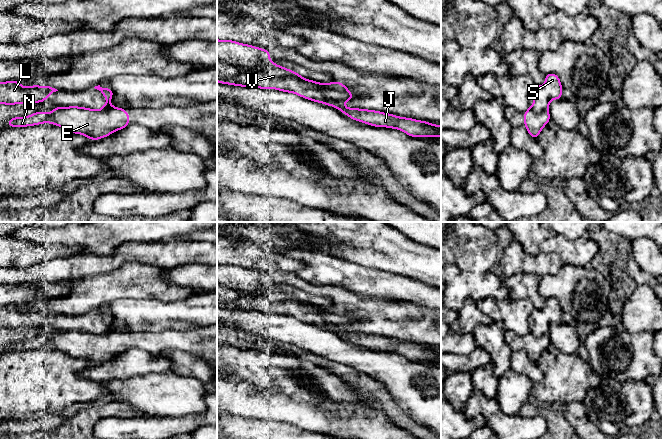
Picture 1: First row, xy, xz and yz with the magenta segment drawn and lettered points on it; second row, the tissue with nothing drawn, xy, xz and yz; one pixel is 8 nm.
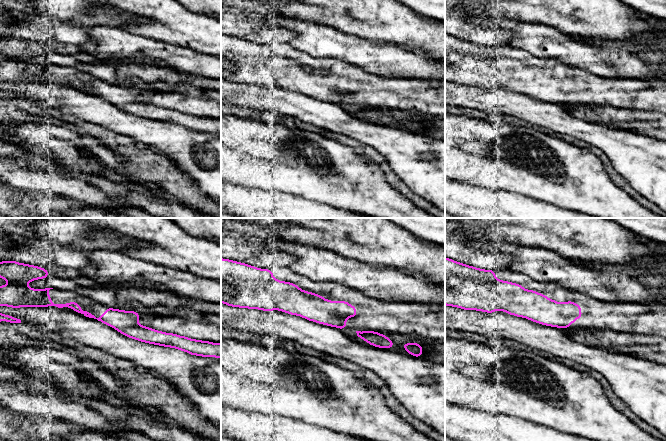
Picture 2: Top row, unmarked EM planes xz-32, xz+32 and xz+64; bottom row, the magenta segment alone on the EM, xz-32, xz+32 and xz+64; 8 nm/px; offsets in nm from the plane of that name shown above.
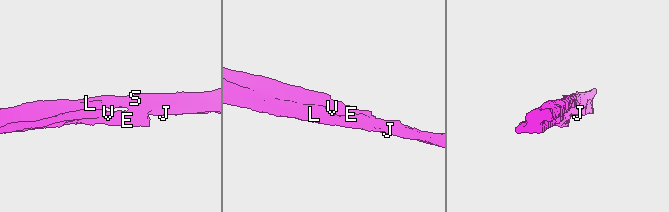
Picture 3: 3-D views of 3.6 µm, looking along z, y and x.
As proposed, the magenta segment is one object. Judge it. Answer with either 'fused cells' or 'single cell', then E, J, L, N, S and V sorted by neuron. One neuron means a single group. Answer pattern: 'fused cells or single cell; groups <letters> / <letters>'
fused cells; groups E N V / J L S

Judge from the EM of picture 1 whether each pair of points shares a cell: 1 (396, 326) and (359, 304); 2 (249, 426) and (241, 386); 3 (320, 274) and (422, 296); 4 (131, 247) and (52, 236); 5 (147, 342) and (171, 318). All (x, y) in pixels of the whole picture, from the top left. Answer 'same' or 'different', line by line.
1: same
2: different
3: same
4: different
5: different

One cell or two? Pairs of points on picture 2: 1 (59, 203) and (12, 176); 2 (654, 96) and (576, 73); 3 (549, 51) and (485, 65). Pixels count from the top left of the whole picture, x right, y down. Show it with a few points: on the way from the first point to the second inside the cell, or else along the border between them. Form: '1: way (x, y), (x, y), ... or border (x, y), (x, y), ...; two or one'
1: border (20, 189), (39, 193), (57, 193), (66, 196); two
2: way (635, 98), (618, 98), (603, 85), (595, 83); one
3: border (538, 57), (554, 58), (561, 62); two

